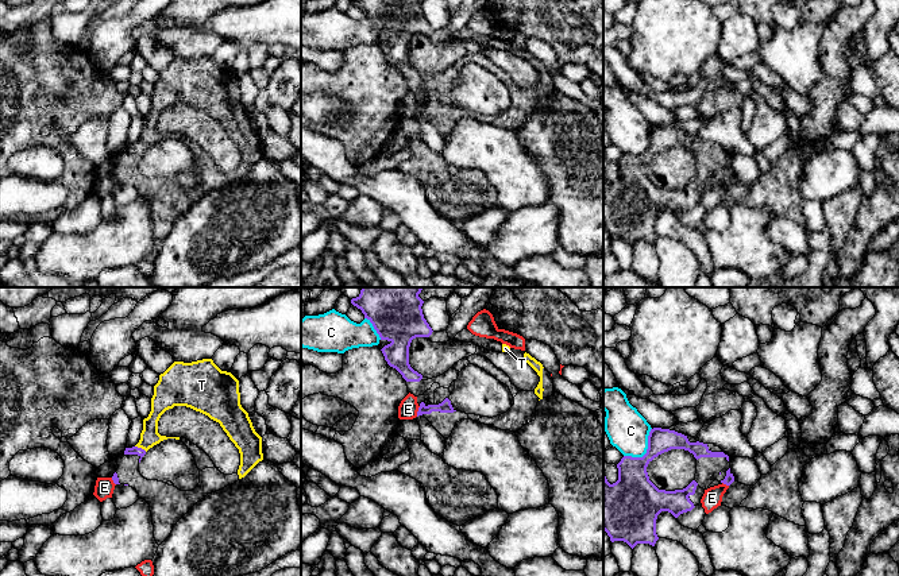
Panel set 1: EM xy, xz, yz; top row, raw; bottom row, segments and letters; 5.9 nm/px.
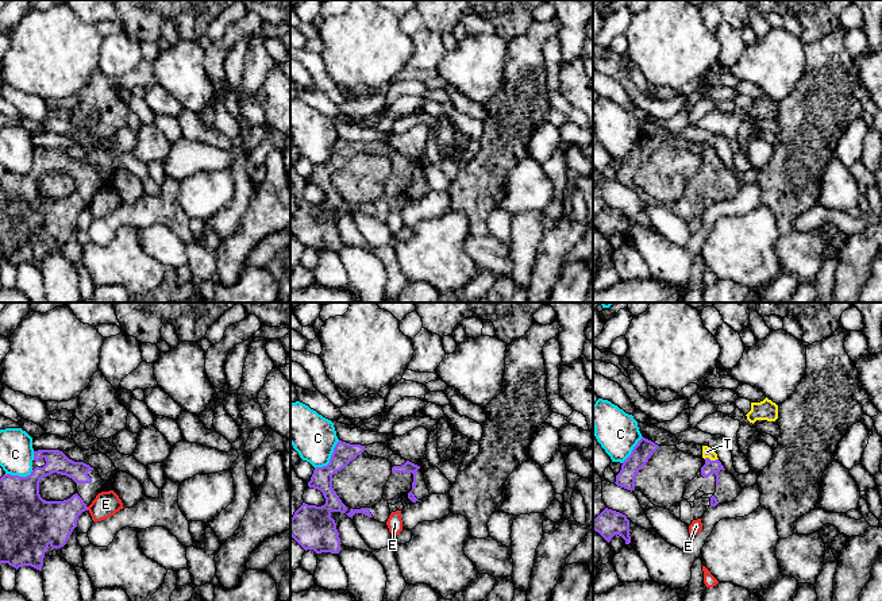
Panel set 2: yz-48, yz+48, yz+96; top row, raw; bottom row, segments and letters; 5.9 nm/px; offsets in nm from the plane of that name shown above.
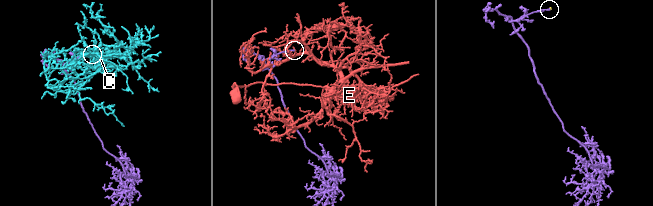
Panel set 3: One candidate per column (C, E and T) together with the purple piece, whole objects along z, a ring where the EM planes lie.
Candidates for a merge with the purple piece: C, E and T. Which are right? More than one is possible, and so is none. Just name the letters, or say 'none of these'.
T

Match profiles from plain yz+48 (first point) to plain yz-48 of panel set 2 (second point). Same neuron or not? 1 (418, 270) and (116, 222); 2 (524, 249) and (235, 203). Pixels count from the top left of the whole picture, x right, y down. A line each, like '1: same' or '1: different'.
1: different
2: same

